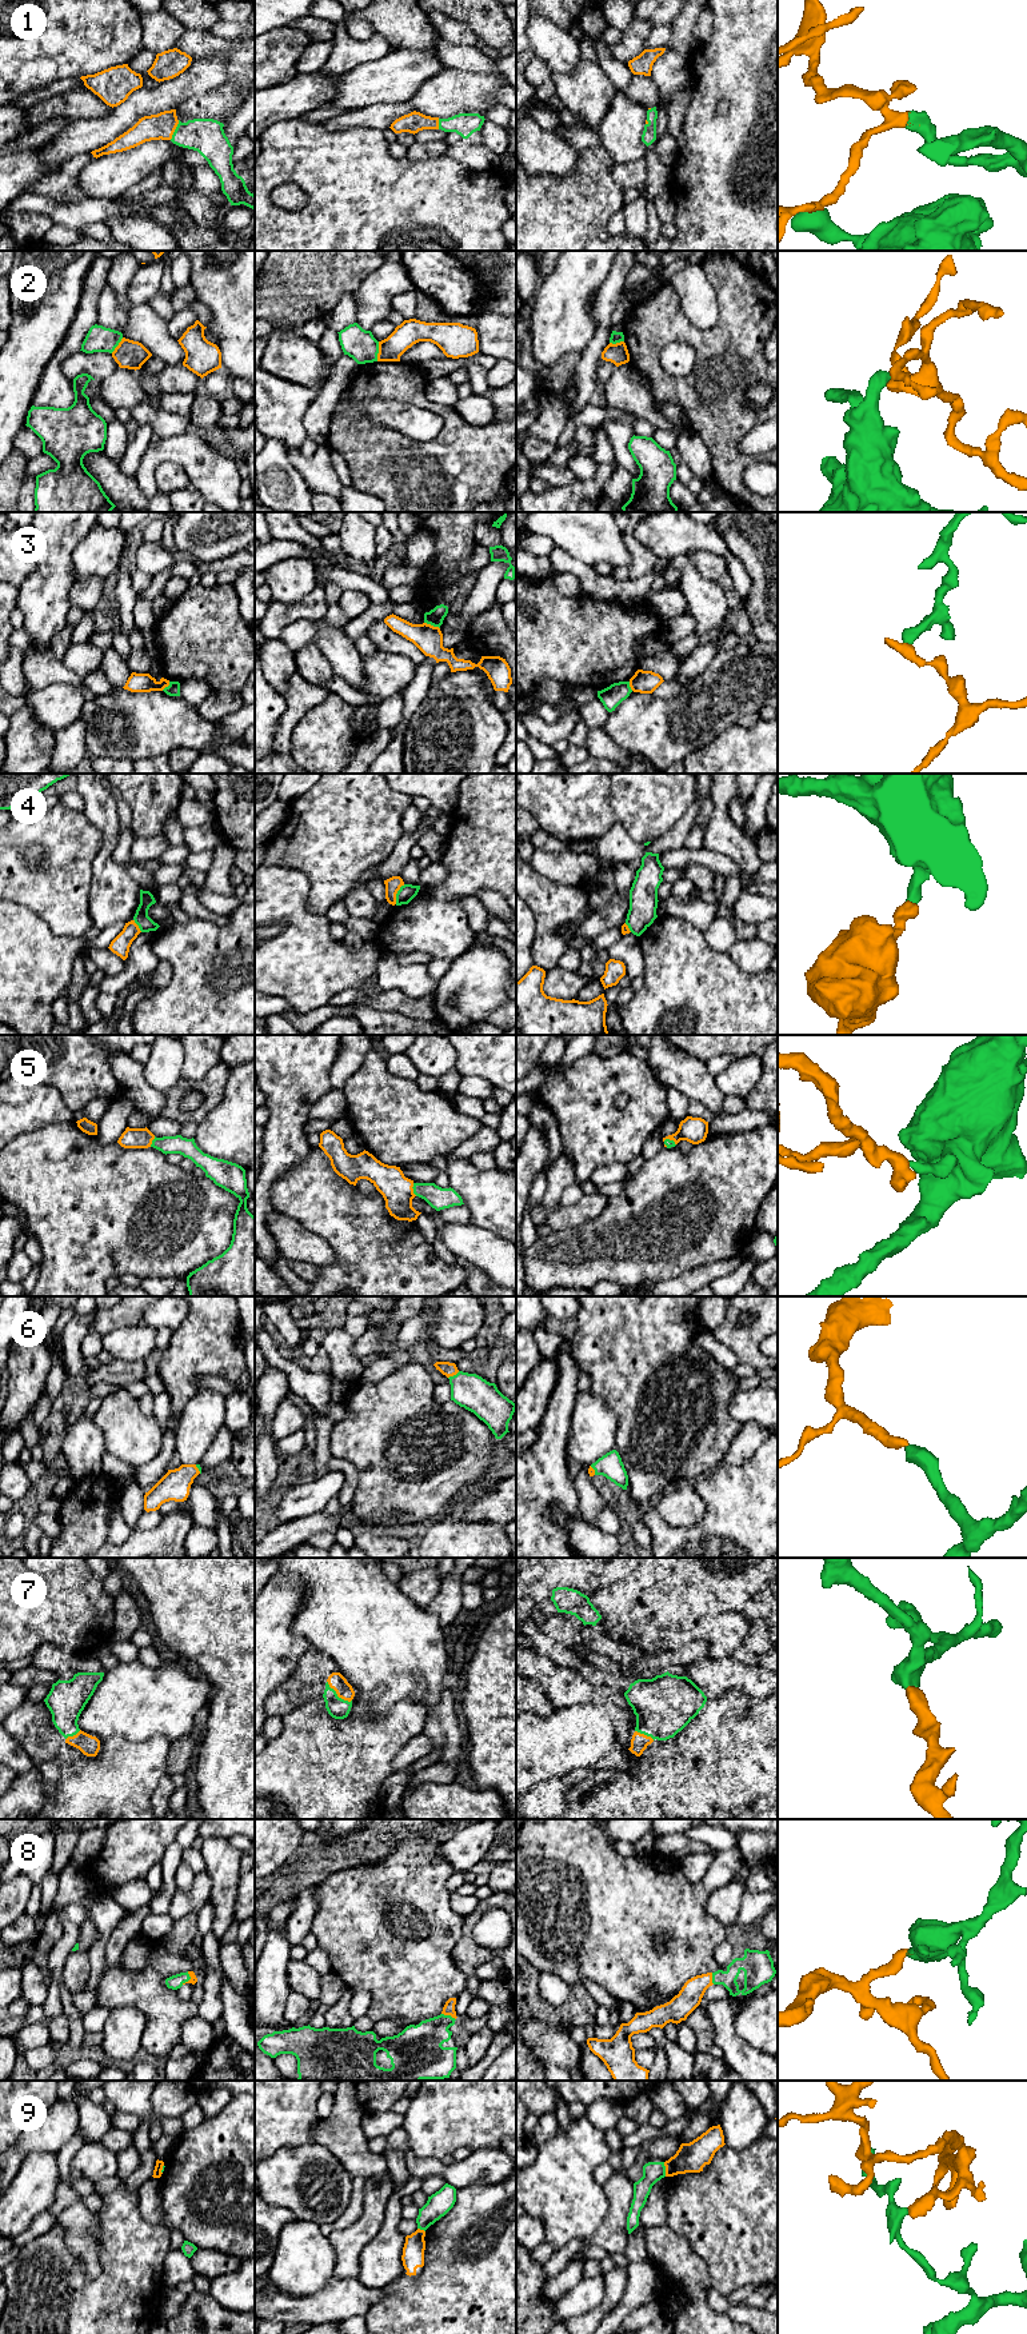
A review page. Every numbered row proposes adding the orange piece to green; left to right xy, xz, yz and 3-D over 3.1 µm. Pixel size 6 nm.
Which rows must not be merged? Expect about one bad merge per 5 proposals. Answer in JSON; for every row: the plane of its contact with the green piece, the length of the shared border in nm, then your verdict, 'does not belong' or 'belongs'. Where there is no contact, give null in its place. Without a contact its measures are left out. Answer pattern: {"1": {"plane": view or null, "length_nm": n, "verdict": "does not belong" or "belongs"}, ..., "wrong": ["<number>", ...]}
{"1": {"plane": "xy", "length_nm": 130, "verdict": "belongs"}, "2": {"plane": "xz", "length_nm": 120, "verdict": "does not belong"}, "3": {"plane": "xz", "length_nm": 100, "verdict": "does not belong"}, "4": {"plane": "xz", "length_nm": 130, "verdict": "does not belong"}, "5": {"plane": "xz", "length_nm": 80, "verdict": "belongs"}, "6": {"plane": "xz", "length_nm": 80, "verdict": "belongs"}, "7": {"plane": "xz", "length_nm": 200, "verdict": "belongs"}, "8": {"plane": "xz", "length_nm": 100, "verdict": "belongs"}, "9": {"plane": "yz", "length_nm": 90, "verdict": "does not belong"}, "wrong": ["2", "3", "4", "9"]}

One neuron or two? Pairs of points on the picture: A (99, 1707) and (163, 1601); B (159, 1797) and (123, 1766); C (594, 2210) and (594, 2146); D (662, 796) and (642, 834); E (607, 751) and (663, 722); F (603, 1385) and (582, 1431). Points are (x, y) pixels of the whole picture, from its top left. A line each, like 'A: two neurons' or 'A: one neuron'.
A: two neurons
B: two neurons
C: one neuron
D: one neuron
E: two neurons
F: two neurons

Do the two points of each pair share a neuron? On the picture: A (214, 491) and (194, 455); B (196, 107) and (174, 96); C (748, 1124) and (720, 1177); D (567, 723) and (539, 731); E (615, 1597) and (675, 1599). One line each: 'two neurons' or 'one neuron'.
A: one neuron
B: two neurons
C: two neurons
D: one neuron
E: one neuron

